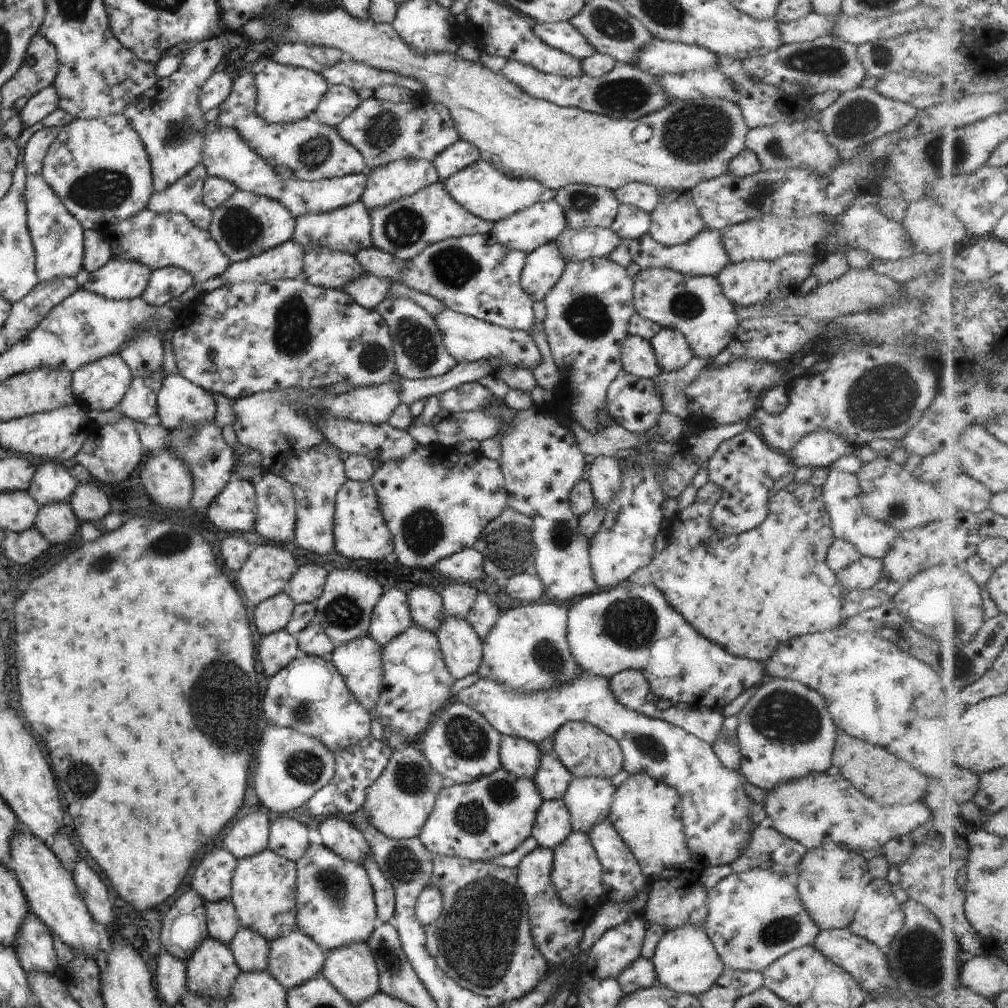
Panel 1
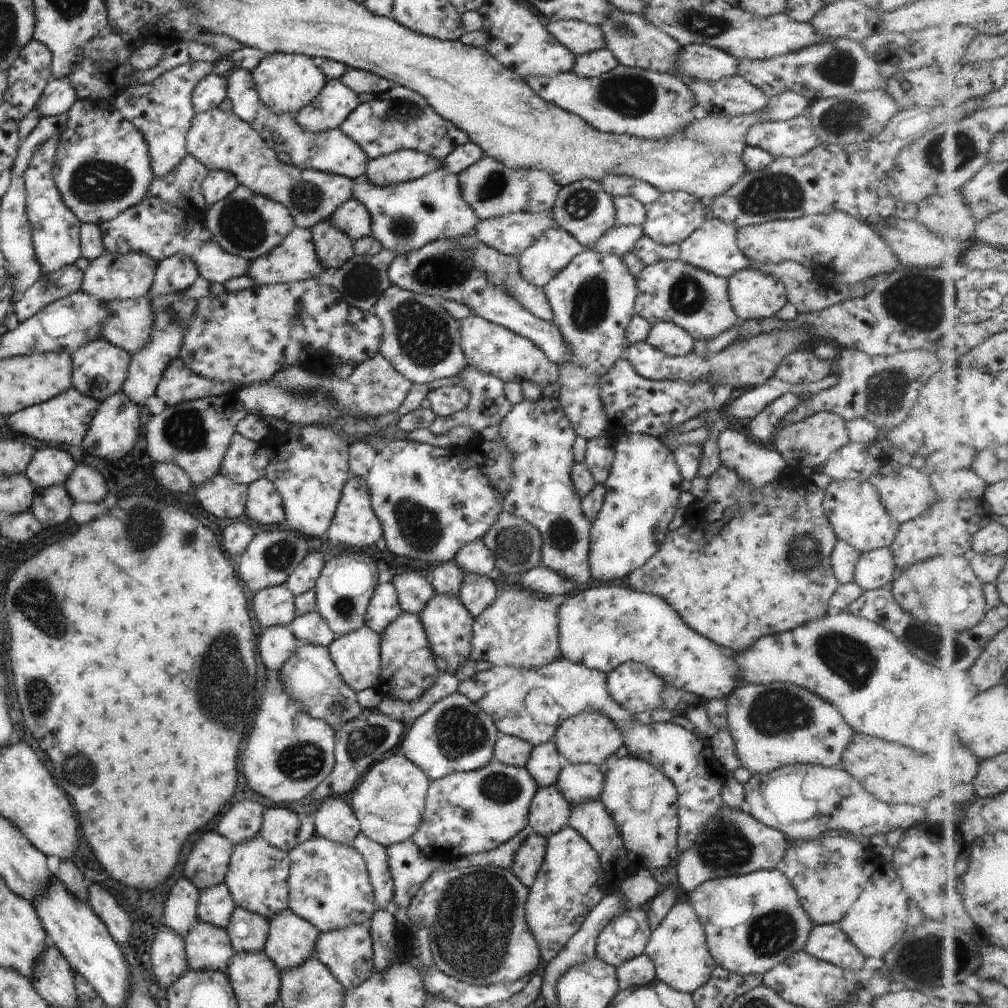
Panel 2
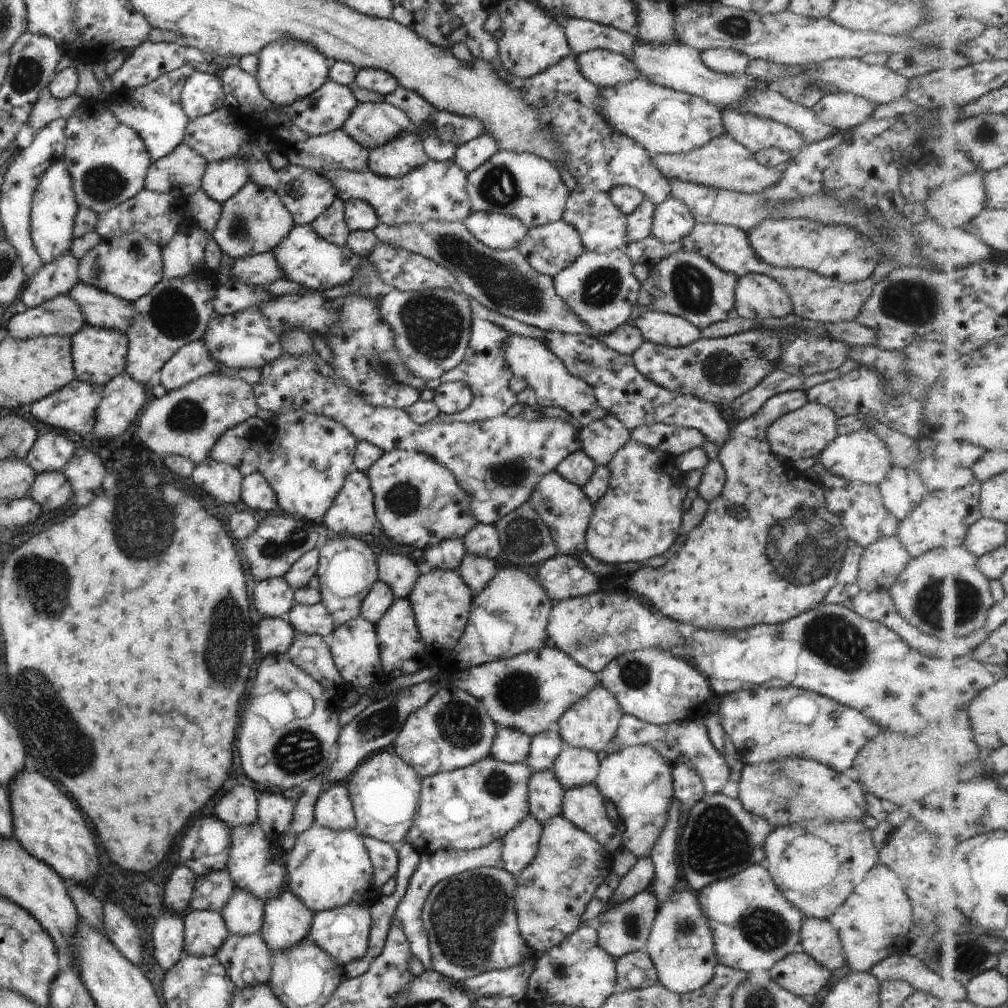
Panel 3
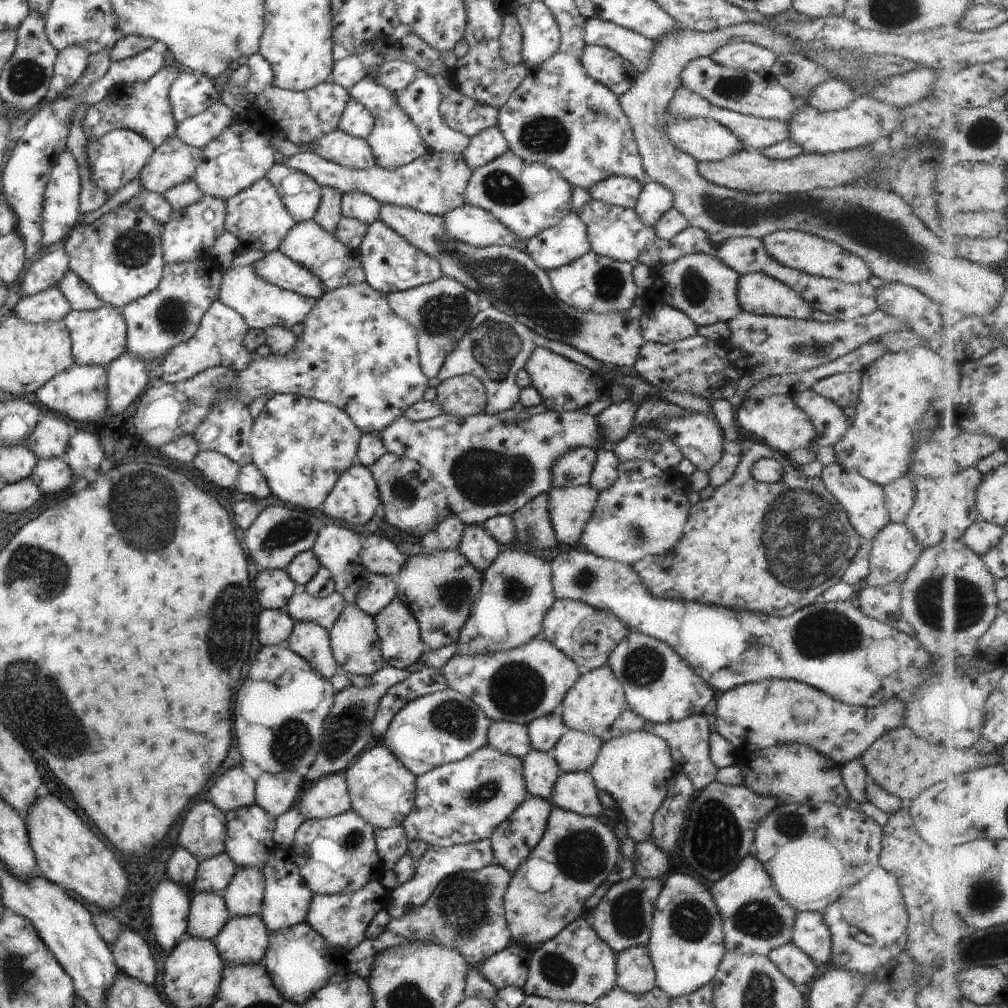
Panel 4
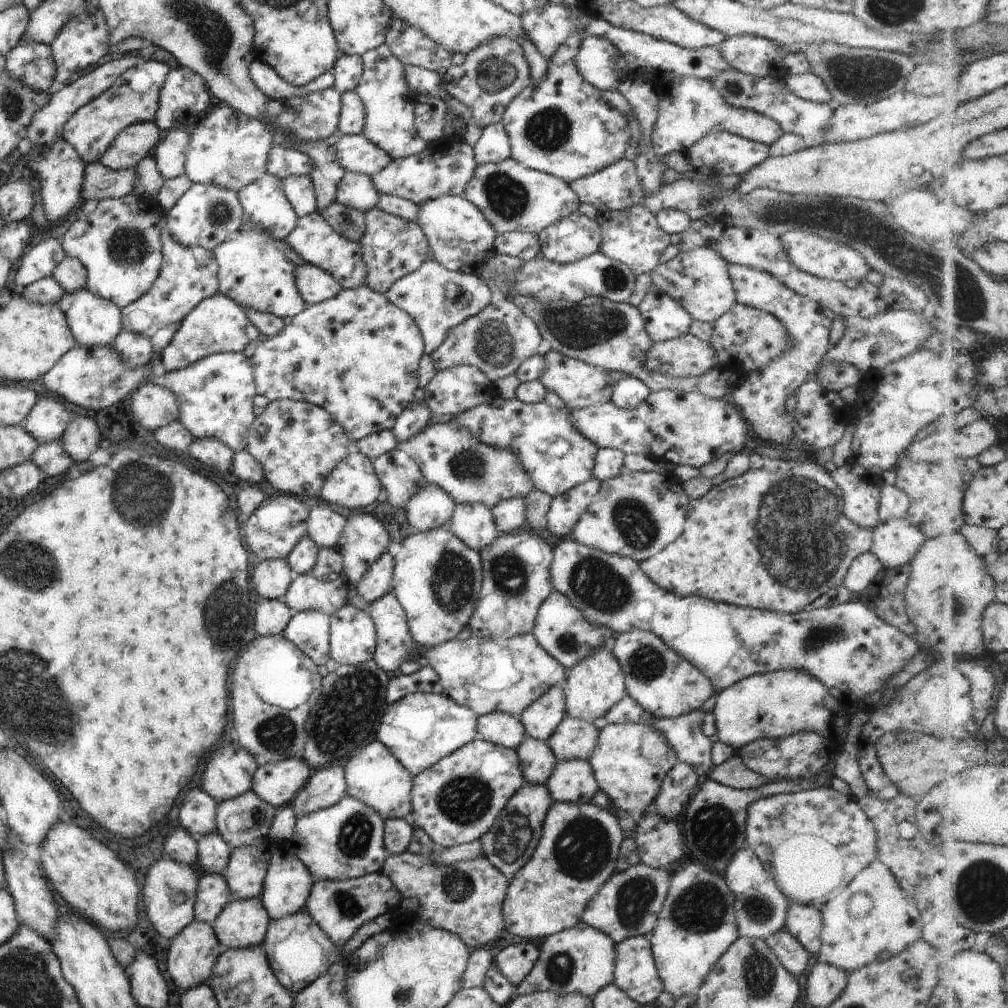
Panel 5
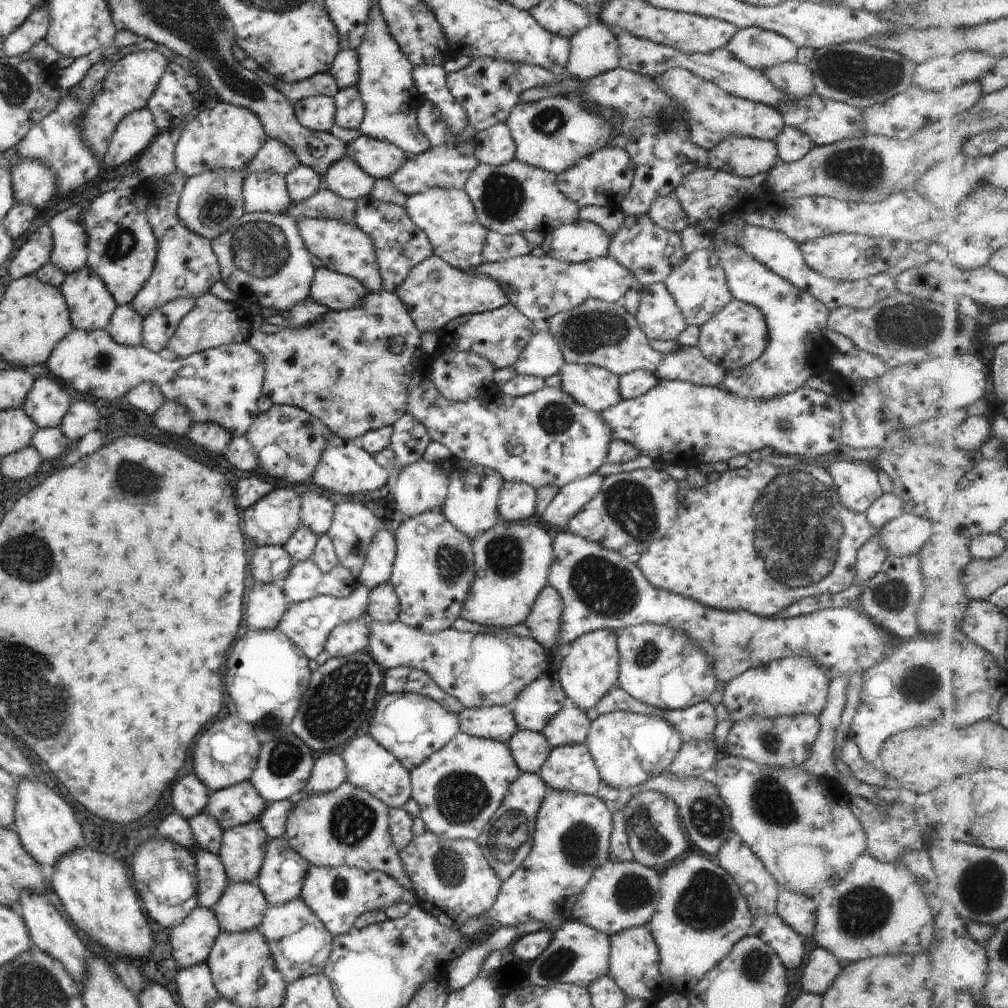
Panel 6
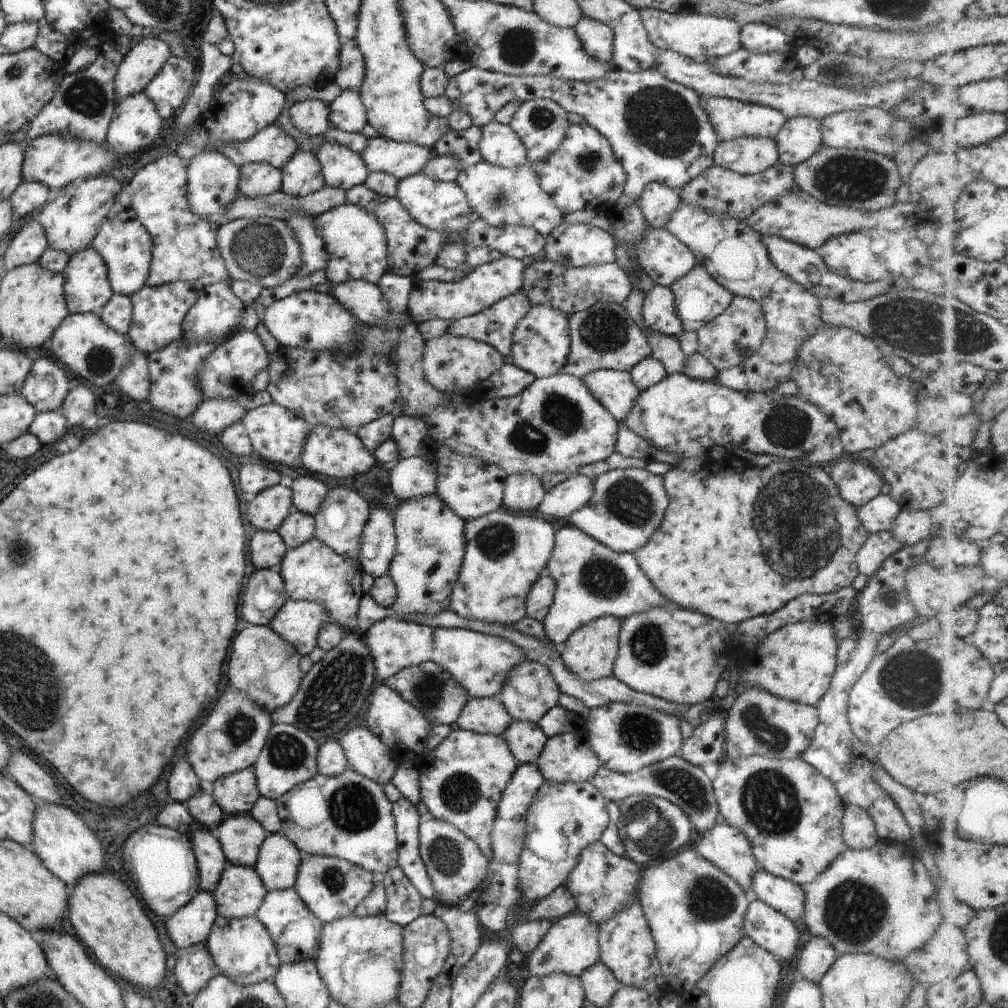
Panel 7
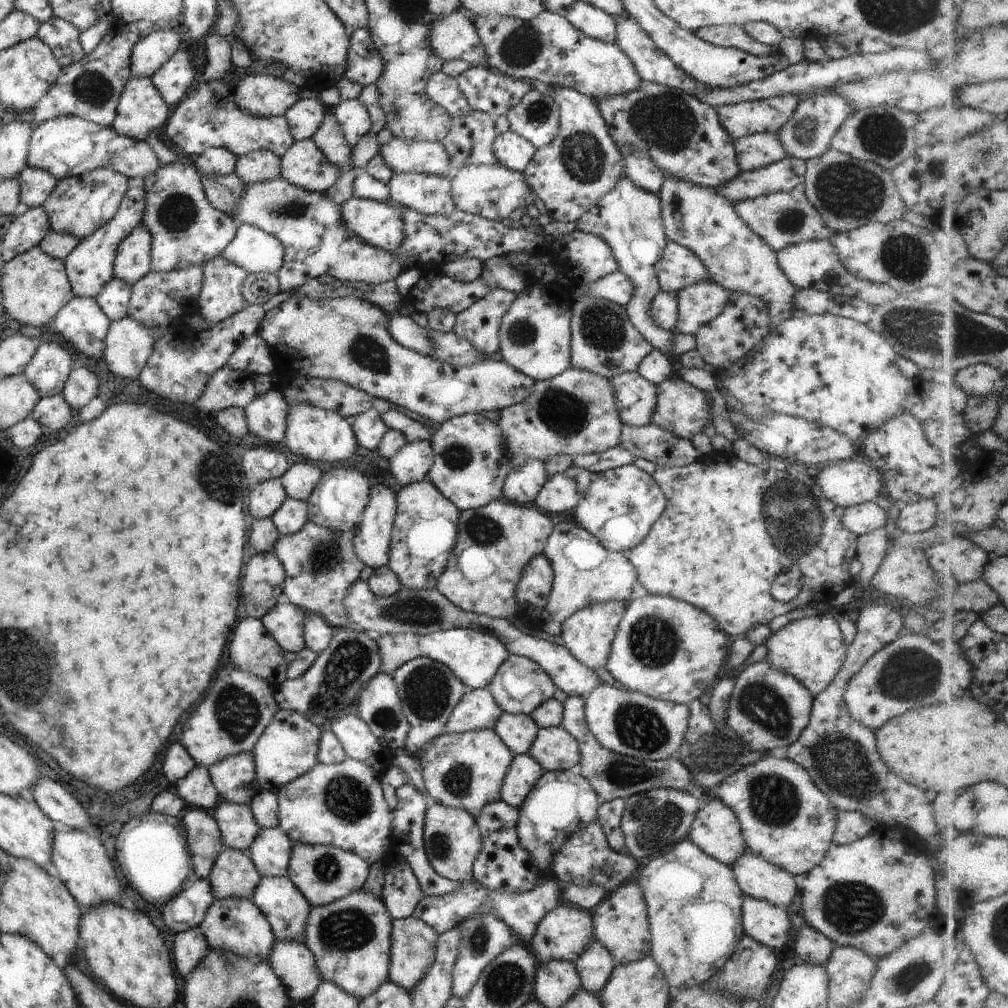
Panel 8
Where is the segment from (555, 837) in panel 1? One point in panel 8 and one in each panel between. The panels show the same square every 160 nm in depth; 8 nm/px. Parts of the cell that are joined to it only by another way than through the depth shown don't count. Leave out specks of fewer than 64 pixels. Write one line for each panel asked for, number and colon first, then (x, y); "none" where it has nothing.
2: (548, 811)
3: (545, 794)
4: (539, 771)
5: (536, 761)
6: (529, 749)
7: (524, 740)
8: (517, 732)

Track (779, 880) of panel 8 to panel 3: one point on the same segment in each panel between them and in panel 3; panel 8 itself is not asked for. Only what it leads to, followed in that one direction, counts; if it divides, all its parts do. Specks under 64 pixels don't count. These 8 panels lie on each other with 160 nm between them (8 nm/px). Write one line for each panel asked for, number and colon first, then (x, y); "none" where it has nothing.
3: (817, 938)
4: (809, 933)
5: (802, 922)
6: (797, 911)
7: (783, 896)

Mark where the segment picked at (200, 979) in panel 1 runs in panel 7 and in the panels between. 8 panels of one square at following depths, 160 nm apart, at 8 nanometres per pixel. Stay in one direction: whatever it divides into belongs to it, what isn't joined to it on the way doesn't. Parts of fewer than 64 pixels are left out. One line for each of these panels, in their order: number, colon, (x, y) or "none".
2: (206, 947)
3: (203, 932)
4: (206, 915)
5: (212, 894)
6: (211, 880)
7: (210, 861)

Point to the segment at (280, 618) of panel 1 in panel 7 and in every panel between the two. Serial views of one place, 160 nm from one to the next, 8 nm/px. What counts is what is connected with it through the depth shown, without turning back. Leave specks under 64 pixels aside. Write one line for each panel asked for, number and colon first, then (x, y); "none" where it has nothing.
2: (273, 606)
3: (272, 598)
4: (272, 588)
5: (270, 579)
6: (269, 564)
7: (266, 548)

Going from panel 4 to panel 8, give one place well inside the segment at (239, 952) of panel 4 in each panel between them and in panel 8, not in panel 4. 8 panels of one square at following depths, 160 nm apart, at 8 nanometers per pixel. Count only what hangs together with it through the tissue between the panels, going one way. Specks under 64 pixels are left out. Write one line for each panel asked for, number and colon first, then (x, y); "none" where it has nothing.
5: (240, 924)
6: (240, 907)
7: (238, 893)
8: (232, 875)

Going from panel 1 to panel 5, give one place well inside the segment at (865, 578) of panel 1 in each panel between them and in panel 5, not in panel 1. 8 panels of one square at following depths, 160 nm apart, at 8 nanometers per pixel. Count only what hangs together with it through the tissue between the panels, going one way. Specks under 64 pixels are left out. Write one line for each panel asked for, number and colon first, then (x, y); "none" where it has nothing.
2: (874, 570)
3: (880, 563)
4: (893, 551)
5: (894, 542)

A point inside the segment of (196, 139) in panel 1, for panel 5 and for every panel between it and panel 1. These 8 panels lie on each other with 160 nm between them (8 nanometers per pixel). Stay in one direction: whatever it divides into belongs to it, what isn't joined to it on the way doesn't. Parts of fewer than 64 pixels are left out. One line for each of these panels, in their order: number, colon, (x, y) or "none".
2: (161, 111)
3: (152, 110)
4: (142, 107)
5: (133, 97)

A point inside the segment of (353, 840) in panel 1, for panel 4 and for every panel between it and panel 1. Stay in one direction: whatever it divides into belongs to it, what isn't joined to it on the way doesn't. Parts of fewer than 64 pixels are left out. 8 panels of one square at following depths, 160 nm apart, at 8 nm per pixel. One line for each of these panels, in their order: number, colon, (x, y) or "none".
2: (334, 821)
3: (332, 810)
4: (328, 797)

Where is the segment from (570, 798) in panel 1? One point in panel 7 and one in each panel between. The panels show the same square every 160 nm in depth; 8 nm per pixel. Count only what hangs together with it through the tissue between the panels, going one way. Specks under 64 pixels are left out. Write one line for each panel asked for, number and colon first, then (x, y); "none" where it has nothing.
2: (576, 783)
3: (573, 767)
4: (575, 751)
5: (573, 738)
6: (569, 726)
7: (556, 721)

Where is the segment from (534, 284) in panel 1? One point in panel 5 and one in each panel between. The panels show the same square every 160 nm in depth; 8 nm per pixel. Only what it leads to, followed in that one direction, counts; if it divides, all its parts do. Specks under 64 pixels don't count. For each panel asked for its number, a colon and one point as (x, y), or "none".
2: (554, 249)
3: (548, 248)
4: (566, 241)
5: (569, 239)

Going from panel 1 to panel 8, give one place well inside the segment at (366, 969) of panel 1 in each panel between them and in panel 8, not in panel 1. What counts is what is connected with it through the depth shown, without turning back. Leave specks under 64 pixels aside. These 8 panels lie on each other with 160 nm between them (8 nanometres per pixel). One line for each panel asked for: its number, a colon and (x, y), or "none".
2: (346, 952)
3: (342, 932)
4: (341, 920)
5: (338, 908)
6: (338, 895)
7: (331, 888)
8: (322, 874)

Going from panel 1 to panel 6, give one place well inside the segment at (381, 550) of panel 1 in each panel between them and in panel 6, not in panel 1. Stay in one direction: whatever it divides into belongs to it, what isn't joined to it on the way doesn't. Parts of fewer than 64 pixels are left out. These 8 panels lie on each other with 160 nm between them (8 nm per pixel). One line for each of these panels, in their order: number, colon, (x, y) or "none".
2: (353, 525)
3: (352, 511)
4: (353, 498)
5: (352, 484)
6: (344, 468)

